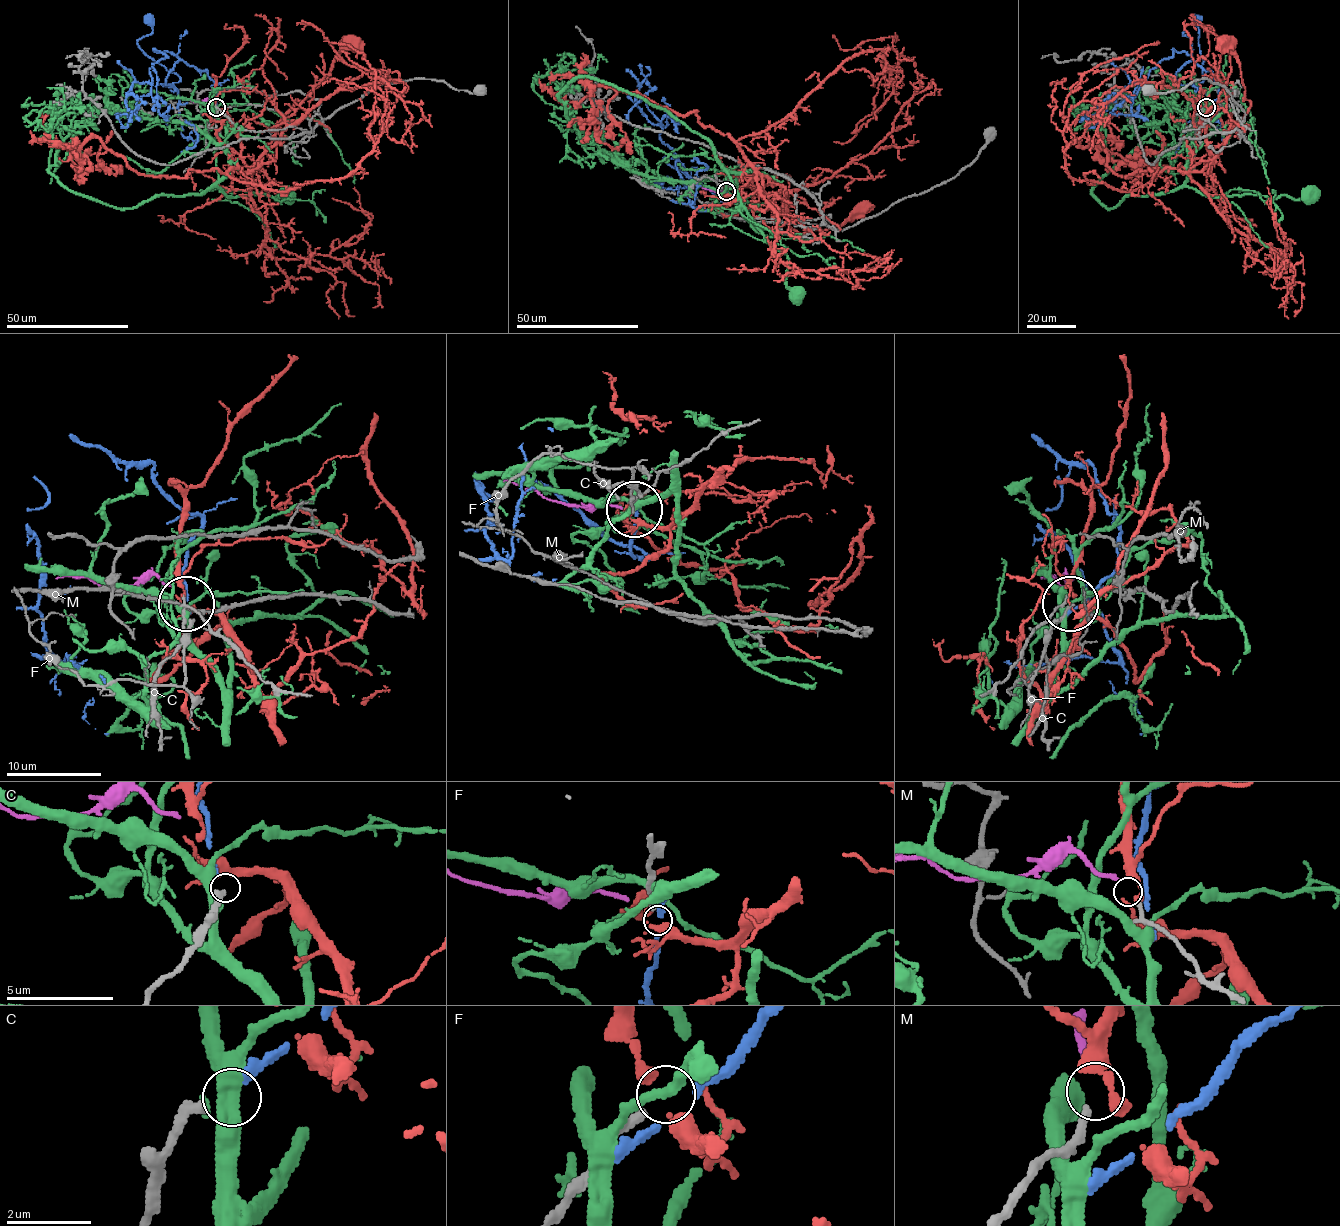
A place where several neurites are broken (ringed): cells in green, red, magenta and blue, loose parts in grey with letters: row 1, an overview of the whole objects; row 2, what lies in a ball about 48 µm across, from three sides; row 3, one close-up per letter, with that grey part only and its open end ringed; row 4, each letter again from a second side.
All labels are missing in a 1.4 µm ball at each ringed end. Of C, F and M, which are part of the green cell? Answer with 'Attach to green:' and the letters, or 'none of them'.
Attach to green: none of them

